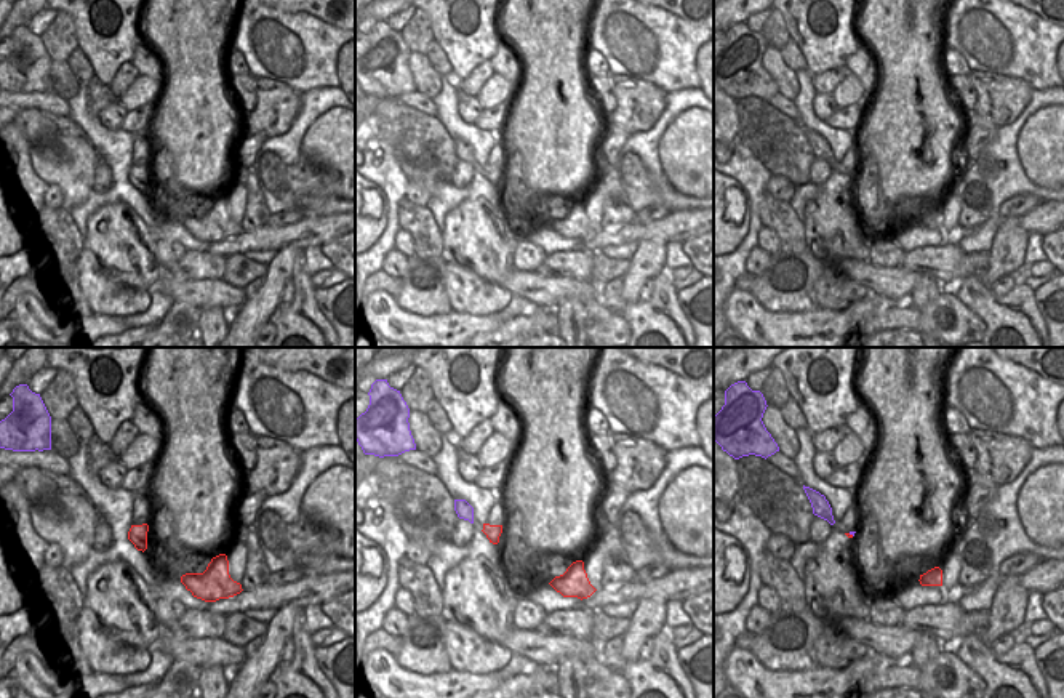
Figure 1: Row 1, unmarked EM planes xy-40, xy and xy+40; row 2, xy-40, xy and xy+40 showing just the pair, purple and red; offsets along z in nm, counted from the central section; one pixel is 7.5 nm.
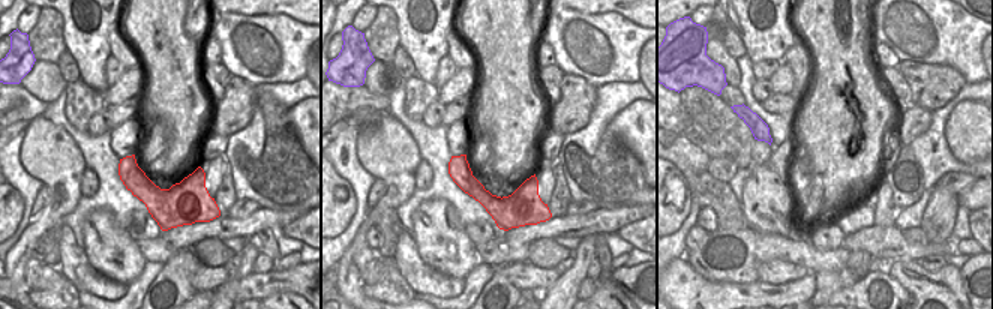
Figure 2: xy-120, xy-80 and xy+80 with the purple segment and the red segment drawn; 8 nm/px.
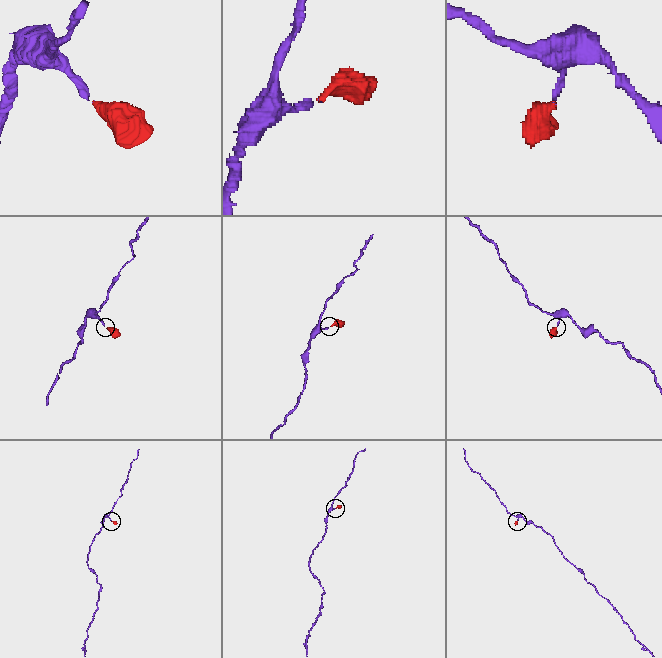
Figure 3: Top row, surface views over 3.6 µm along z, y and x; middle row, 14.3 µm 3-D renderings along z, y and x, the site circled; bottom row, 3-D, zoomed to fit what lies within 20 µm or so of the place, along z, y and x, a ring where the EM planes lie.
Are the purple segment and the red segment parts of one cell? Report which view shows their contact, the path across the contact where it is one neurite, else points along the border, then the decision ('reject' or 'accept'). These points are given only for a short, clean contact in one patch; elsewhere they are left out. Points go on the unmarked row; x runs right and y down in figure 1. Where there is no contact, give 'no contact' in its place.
xy+40 | across xy+40 (850, 173), (852, 175), (848, 176) | accept

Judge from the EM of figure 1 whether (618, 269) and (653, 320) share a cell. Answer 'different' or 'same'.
different

